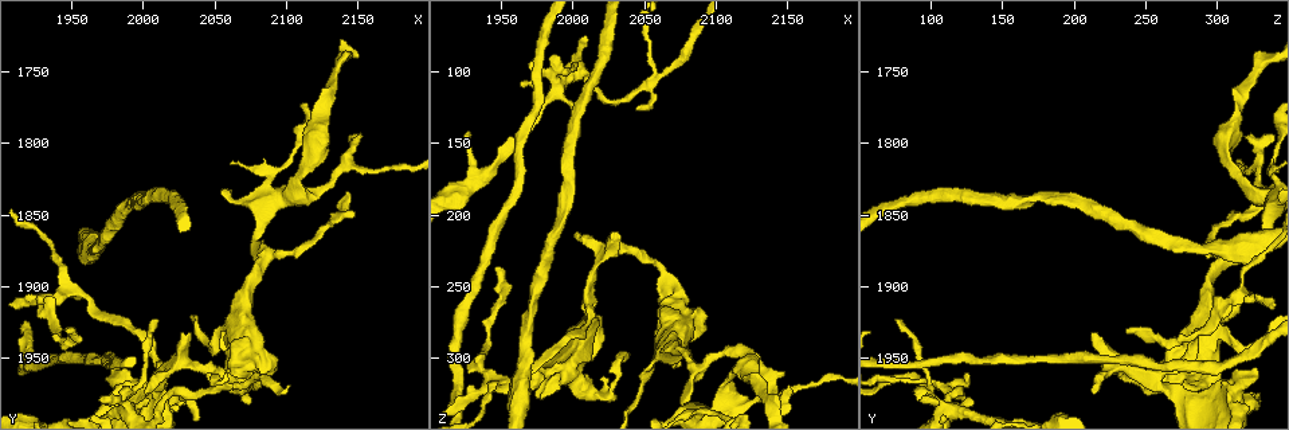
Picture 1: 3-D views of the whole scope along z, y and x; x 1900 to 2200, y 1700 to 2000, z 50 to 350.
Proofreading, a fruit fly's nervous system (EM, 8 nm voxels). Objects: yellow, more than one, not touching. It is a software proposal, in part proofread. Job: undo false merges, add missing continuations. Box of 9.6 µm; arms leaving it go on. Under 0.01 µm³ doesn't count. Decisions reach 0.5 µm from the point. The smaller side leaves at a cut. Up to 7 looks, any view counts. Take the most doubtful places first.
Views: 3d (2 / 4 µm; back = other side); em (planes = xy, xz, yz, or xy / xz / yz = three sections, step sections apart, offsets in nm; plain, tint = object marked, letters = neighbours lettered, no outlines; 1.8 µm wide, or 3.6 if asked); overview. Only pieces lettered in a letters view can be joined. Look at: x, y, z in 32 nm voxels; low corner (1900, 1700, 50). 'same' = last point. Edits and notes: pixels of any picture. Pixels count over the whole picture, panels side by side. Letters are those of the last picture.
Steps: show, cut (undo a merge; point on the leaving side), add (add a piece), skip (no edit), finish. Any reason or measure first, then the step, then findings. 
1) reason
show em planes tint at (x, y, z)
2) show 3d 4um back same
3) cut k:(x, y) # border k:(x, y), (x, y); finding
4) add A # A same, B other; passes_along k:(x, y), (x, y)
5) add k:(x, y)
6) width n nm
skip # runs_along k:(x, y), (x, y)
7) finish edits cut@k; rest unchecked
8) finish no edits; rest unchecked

side arm on a straight run
show 3d 2um at (2012, 1966, 258)

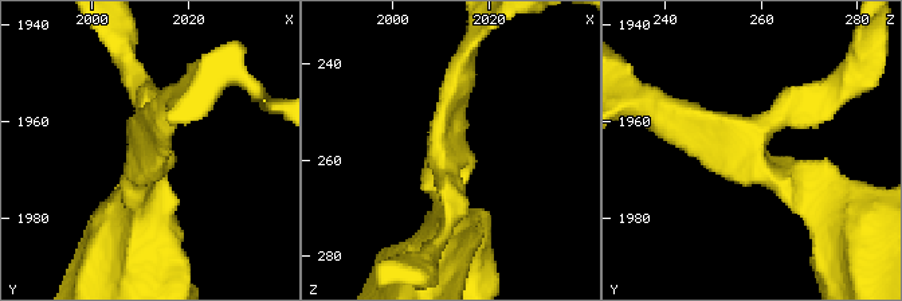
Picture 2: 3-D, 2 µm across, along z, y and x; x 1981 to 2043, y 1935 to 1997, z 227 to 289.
arms 3; need the tissue
show em planes tint at (2012, 1967, 258)

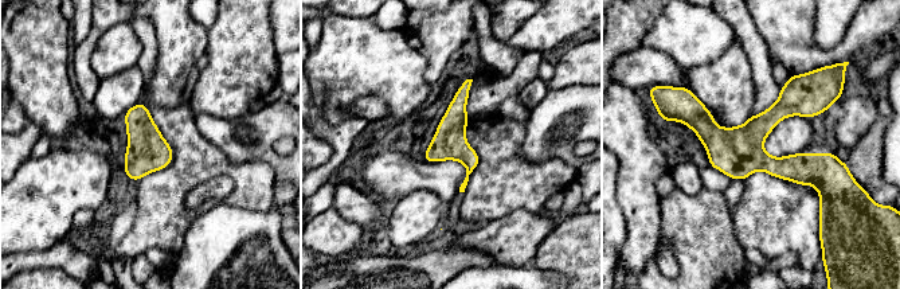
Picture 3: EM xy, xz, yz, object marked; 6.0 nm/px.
show em planes letters same

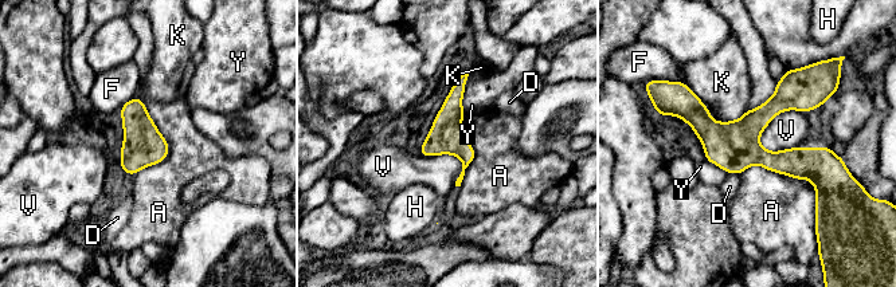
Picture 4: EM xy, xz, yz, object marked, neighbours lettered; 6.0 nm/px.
longest_contact A 500 nm
skip # A other, D other, F other, H other, K other, V other, Y other; border 4:(805, 111), (778, 113), (759, 144); all the same neuron

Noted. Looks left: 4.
free end
show 3d 4um at (1944, 1932, 240)

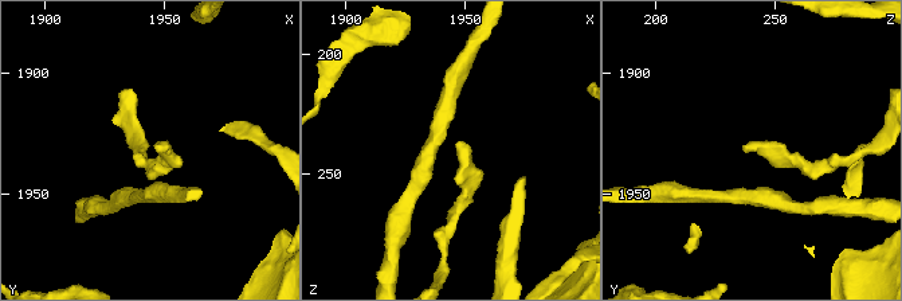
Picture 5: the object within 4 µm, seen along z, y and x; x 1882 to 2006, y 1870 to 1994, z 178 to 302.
show em 3.6um planes letters at (1946, 1932, 239)

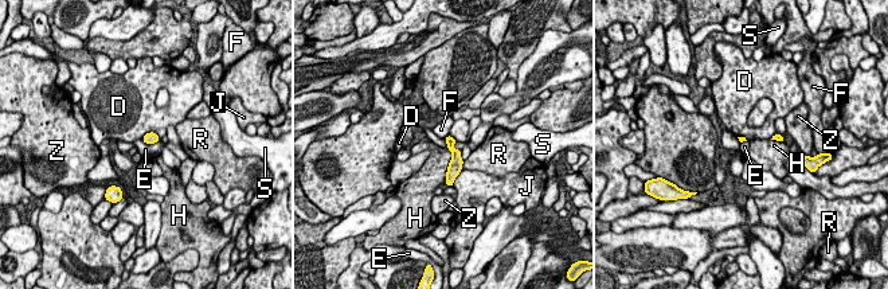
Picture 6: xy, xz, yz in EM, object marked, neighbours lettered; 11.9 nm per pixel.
skip # D other, E other, F other, H other, J other, R other, S other, Z other; none of them fits

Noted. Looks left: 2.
calibre changes
show em planes letters at (2024, 1978, 326)

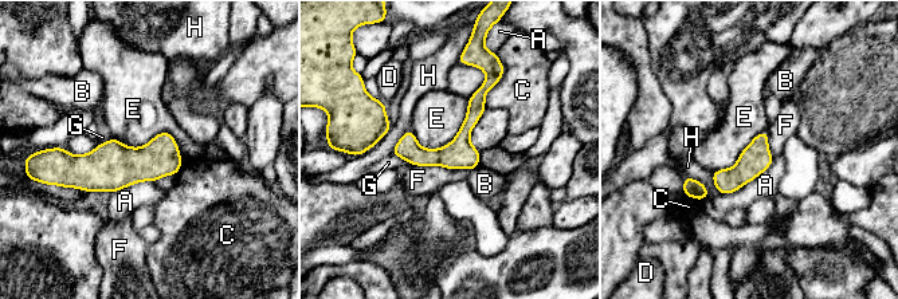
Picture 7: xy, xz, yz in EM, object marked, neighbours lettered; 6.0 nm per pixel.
skip # A other, B other, C other, D other, E other, F other, G other, H other; border 7:(469, 98), (448, 142), (418, 144); all the same neuron

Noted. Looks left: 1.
finish no edits; rest unchecked

